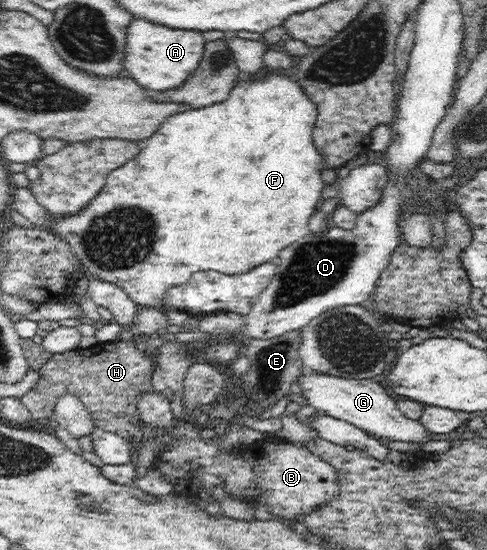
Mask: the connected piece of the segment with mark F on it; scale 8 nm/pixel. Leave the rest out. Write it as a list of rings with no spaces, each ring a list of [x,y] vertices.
[[[274,74],[265,76],[261,80],[238,82],[231,90],[229,98],[224,102],[182,111],[167,118],[161,128],[142,144],[139,154],[134,159],[123,163],[123,166],[115,167],[115,170],[107,175],[103,188],[91,200],[91,203],[73,216],[53,220],[51,228],[69,243],[71,251],[82,266],[82,272],[87,277],[95,277],[109,284],[120,286],[140,308],[165,310],[167,292],[173,286],[185,284],[192,274],[201,271],[217,271],[230,275],[245,274],[255,266],[269,261],[275,262],[278,254],[287,246],[309,235],[307,224],[309,224],[311,214],[316,211],[315,204],[321,198],[321,188],[324,185],[324,180],[321,180],[319,176],[319,172],[325,168],[324,158],[319,152],[315,152],[315,146],[311,140],[311,130],[313,130],[317,114],[319,114],[317,105],[309,100],[309,97],[301,90],[299,83],[292,81],[288,76]]]

